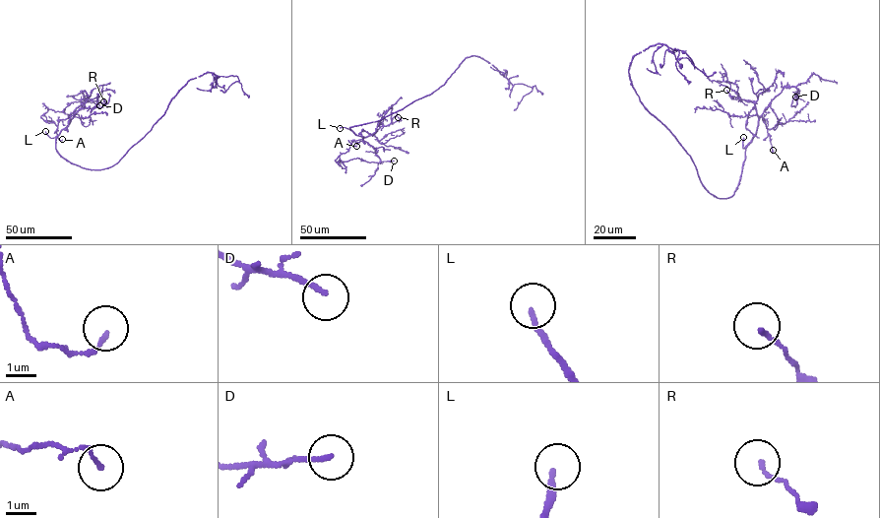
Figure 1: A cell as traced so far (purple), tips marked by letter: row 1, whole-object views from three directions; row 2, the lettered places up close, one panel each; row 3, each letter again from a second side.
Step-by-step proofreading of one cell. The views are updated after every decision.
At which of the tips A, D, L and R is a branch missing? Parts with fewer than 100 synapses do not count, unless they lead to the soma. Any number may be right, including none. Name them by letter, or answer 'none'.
L

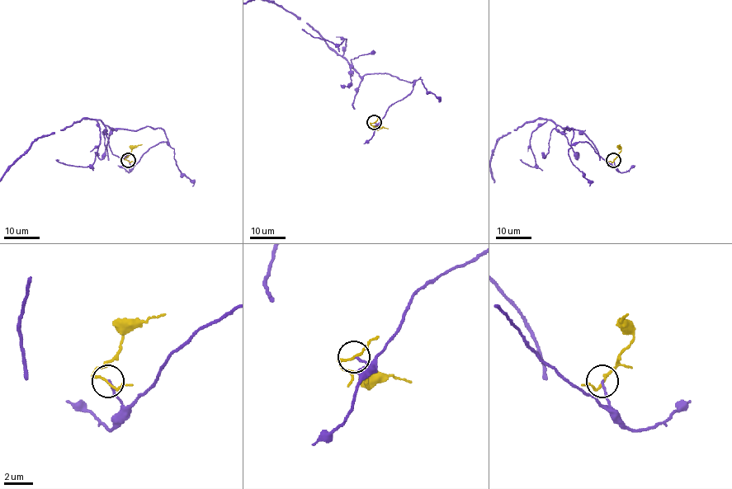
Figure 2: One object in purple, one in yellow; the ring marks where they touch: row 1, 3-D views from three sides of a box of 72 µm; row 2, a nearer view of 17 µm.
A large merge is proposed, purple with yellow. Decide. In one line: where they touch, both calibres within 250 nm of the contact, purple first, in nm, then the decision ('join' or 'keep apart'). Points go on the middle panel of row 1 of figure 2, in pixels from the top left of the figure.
(374, 122) | 140/140 nm | keep apart

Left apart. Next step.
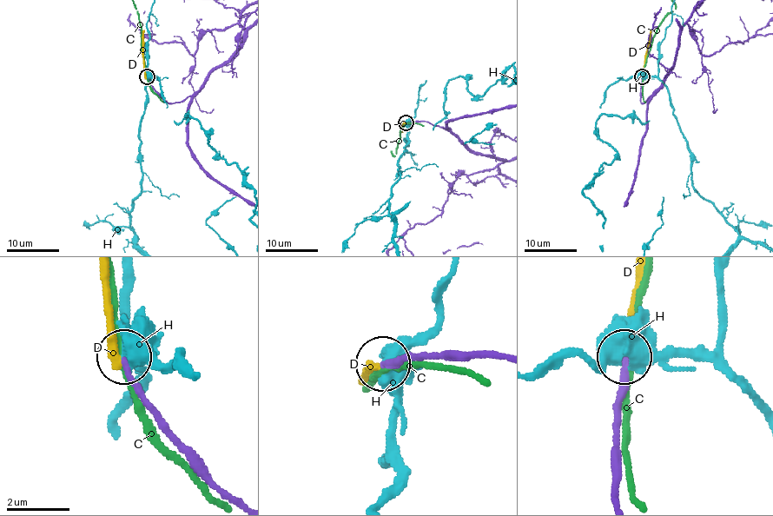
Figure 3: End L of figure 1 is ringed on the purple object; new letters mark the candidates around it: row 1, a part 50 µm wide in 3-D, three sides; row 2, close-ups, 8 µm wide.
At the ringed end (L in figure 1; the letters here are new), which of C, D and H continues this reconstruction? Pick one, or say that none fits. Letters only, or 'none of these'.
none of these

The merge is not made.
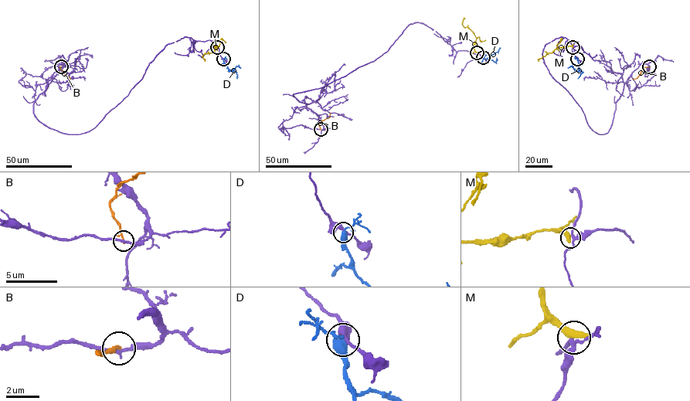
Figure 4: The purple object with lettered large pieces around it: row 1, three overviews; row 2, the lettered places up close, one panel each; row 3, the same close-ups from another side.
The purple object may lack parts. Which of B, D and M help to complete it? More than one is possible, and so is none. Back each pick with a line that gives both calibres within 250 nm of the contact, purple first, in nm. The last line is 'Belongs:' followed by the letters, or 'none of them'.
Belongs: none of them

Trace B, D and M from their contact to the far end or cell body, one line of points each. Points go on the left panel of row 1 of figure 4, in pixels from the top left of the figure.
B: (61, 66), (70, 79)
D: (223, 59), (229, 71), (239, 67)
M: (217, 46), (215, 46), (216, 47), (212, 52), (202, 56), (205, 61)

